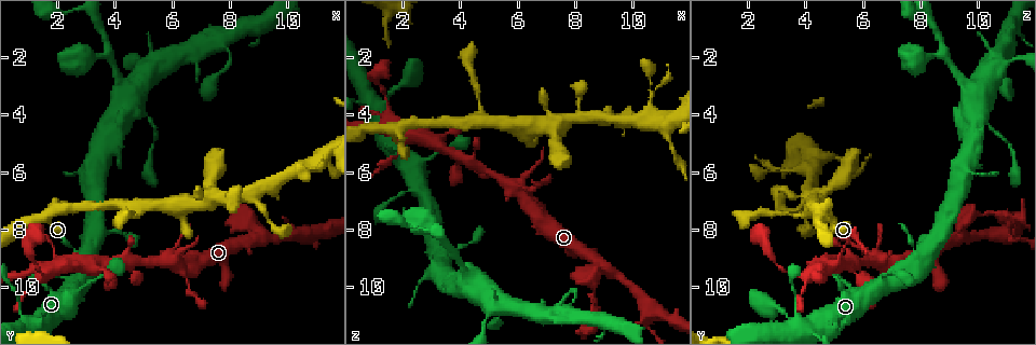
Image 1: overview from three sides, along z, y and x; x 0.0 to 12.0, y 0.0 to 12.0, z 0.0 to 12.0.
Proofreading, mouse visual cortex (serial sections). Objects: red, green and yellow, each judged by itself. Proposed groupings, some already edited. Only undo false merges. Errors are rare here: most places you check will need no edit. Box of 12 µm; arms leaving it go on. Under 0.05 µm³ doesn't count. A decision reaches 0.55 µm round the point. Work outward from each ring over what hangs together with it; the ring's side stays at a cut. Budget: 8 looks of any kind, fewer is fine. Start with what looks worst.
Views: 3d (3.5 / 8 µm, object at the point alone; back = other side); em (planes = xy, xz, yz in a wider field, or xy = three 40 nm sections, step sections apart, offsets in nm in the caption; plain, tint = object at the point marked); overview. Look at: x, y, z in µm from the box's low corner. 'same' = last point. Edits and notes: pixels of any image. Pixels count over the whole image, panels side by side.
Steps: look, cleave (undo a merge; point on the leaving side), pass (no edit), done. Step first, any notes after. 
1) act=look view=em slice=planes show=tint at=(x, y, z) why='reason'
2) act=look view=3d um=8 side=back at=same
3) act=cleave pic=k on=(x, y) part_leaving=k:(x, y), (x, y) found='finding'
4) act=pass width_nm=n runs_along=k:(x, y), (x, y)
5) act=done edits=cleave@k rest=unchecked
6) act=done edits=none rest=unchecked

act=look view=3d um=3.5 at=(10.6, 6.0, 3.1) why='a narrow waist'

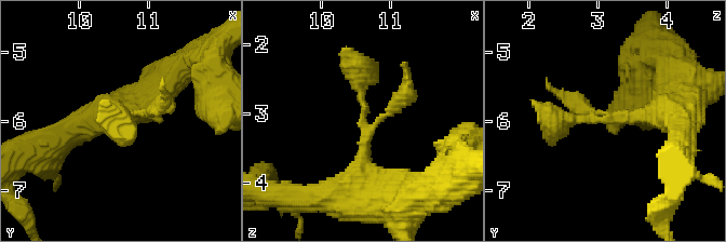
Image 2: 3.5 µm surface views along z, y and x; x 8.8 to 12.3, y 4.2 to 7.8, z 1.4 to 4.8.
act=look view=em slice=xy step=2 show=tint at=(10.60, 6.00, 3.00)

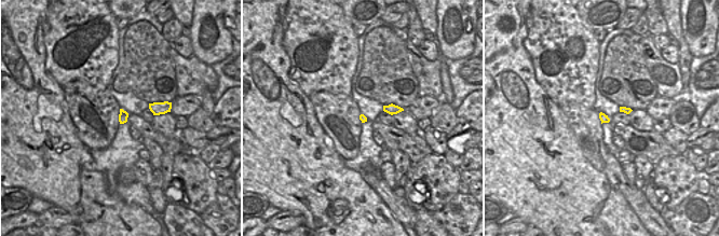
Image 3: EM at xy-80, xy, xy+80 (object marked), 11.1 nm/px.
act=pass found='one cell here'

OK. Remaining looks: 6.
act=look view=3d um=8 at=(7.7, 1.5, 10.7) why='branch point'

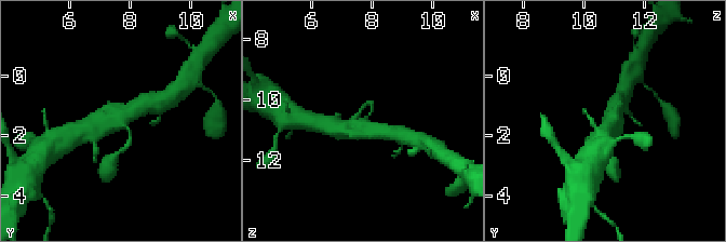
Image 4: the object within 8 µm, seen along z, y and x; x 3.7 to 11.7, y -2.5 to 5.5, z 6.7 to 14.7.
act=look view=3d um=3.5 at=(7.7, 1.6, 10.7) why='zoom in'

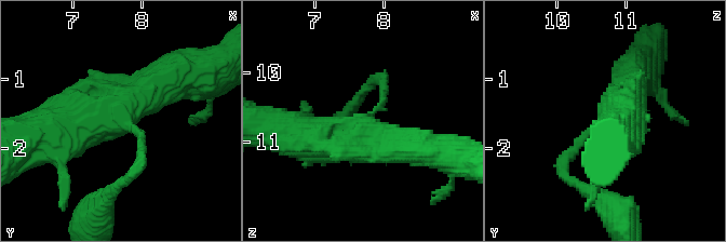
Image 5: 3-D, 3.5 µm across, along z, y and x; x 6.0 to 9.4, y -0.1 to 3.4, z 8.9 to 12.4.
act=look view=em slice=xy step=5 show=tint at=(7.75, 1.60, 10.75)

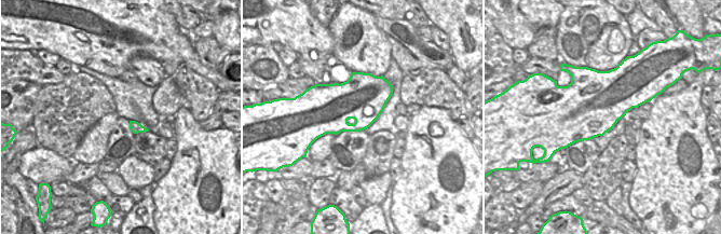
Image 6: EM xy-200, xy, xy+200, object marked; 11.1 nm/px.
act=pass arms=3 runs_along=5:(54, 131), (94, 121), (184, 75) found='continuous, no second cell'

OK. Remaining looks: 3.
act=look view=em slice=xy step=1 show=tint at=(1.5, 9.6, 4.1) why='thick turns thin'

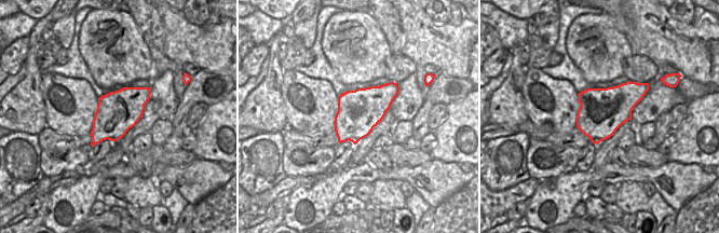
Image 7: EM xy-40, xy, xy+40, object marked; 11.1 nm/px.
act=look view=3d um=3.5 side=back at=same why='wider look'

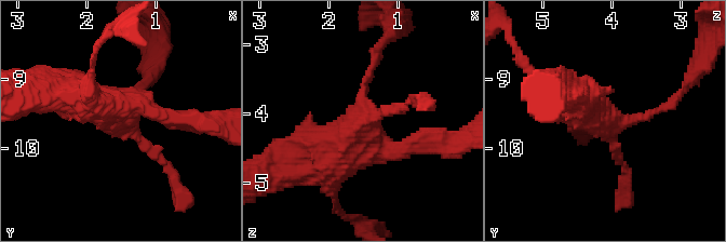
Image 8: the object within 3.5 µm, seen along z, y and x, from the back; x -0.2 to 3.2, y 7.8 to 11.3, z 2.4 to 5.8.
act=pass found='continuous, no second cell'

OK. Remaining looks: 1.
act=done edits=none rest=unchecked

